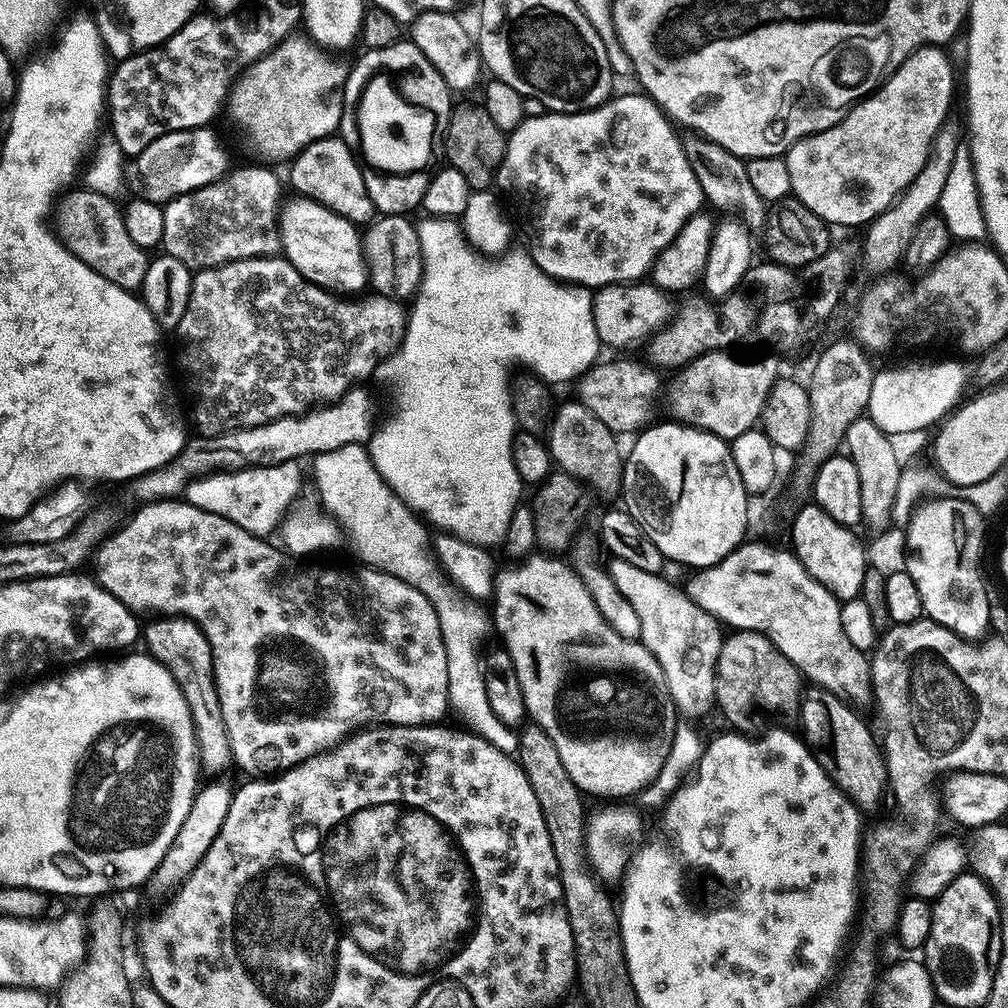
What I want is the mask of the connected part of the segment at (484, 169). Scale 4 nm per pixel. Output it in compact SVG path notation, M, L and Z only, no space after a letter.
M483 103L460 104L452 109L446 124L446 134L442 137L447 163L462 178L466 178L469 189L488 190L493 187L496 172L504 160L504 151L508 145L506 133L498 130L498 125L486 114Z

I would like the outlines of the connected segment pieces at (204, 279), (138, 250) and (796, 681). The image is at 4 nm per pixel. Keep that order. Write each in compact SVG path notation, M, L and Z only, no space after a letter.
M259 256L249 260L235 260L217 268L201 268L192 277L190 302L182 322L174 329L174 336L180 339L180 353L176 360L180 363L180 372L188 383L188 392L192 395L192 416L196 419L196 428L201 437L220 436L224 432L234 432L237 428L253 428L269 424L271 420L281 420L284 416L299 416L317 406L339 400L341 396L357 387L371 372L375 373L380 365L399 348L404 340L404 331L408 329L408 312L398 306L397 301L379 294L368 294L363 298L345 298L311 284L289 260L276 256Z
M80 190L57 201L52 216L56 235L75 257L90 266L92 272L102 274L102 278L114 282L118 288L135 293L146 278L149 253L130 238L121 205L115 199L104 196L103 191Z
M733 631L725 635L724 644L718 654L716 663L716 708L726 719L729 720L733 729L739 730L744 734L752 734L765 726L772 726L777 720L777 725L784 726L787 720L795 721L800 715L800 702L802 699L802 677L800 671L770 642L770 638L763 632L741 632Z

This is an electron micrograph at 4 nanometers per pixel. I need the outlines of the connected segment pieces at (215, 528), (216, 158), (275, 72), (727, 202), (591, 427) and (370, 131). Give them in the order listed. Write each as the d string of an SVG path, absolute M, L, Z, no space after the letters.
M157 500L155 504L144 504L132 516L132 521L121 530L117 536L109 535L107 539L101 543L100 547L94 553L94 564L96 560L96 572L94 572L95 581L105 588L114 598L124 603L131 612L143 614L143 612L156 612L161 617L165 616L183 616L185 620L193 620L204 631L204 637L208 639L208 645L212 651L212 673L216 675L216 697L220 703L222 710L222 718L224 725L228 731L228 741L230 742L230 750L232 751L231 759L236 760L236 764L245 772L248 778L272 778L282 772L287 772L289 768L296 767L304 761L311 759L312 756L319 756L323 752L333 751L337 746L344 743L353 734L367 729L369 726L383 726L385 724L401 724L402 726L414 726L415 724L423 724L425 726L436 726L441 723L440 720L444 715L449 715L450 705L448 703L448 663L446 662L446 646L442 638L442 630L438 622L438 614L434 610L434 606L426 598L426 594L422 594L418 590L414 590L414 586L410 586L406 582L402 582L402 578L394 578L390 573L383 572L377 568L369 568L367 566L355 566L356 568L331 568L328 564L303 564L303 559L297 558L295 555L289 554L283 547L275 548L272 544L267 544L267 539L250 534L246 530L242 530L242 526L238 526L234 522L230 522L226 518L222 518L218 514L210 514L206 510L202 510L198 506L187 502L175 500Z
M187 128L160 135L146 150L135 157L136 172L142 186L143 199L164 205L182 193L190 193L204 185L220 180L227 173L230 163L225 150L215 146L212 128Z
M300 34L289 36L270 49L261 60L256 60L250 67L243 69L231 85L226 101L226 116L228 112L229 118L236 123L237 130L248 139L249 146L264 159L261 161L291 161L306 145L331 137L339 129L346 107L349 65L335 60L332 57L335 55L329 54L311 39L308 40L303 40Z
M688 134L683 137L684 153L690 162L690 170L694 170L694 178L698 178L698 186L702 186L705 201L716 208L736 210L739 219L743 221L749 230L760 230L764 227L766 215L766 202L758 198L754 186L750 186L750 178L744 169L745 161L741 157L730 154L722 146L713 144L711 140L705 140L699 134Z
M579 402L564 404L555 409L552 423L546 433L548 450L555 467L570 474L581 484L592 488L600 496L619 497L624 482L624 461L617 433L612 432L586 406Z
M376 80L372 88L363 92L363 96L356 106L360 143L359 149L363 161L372 168L387 175L400 175L423 171L432 152L432 144L436 142L436 125L432 116L424 116L424 112L412 112L412 100L404 105L404 96L396 100L396 94L387 89L388 80Z

